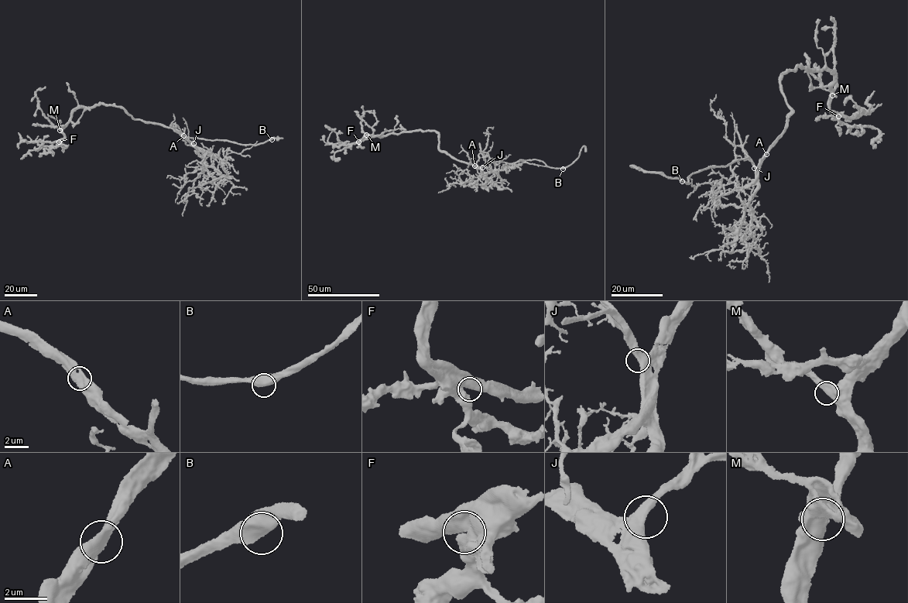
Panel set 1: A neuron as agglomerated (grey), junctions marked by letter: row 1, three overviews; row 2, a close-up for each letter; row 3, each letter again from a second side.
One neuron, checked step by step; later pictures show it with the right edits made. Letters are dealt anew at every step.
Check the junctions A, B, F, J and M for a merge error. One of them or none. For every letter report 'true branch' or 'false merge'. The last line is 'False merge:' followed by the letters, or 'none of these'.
A: true branch
B: true branch
F: true branch
J: true branch
M: true branch
False merge: none of these

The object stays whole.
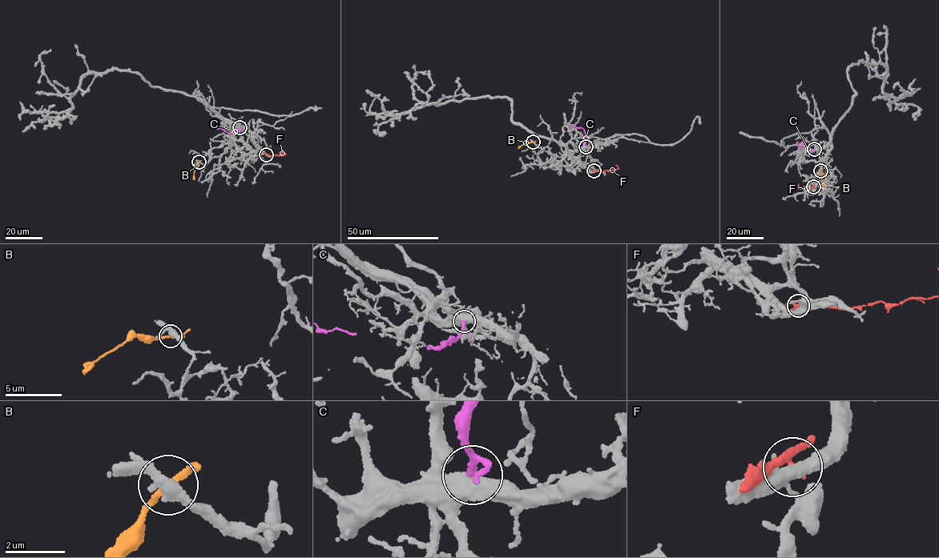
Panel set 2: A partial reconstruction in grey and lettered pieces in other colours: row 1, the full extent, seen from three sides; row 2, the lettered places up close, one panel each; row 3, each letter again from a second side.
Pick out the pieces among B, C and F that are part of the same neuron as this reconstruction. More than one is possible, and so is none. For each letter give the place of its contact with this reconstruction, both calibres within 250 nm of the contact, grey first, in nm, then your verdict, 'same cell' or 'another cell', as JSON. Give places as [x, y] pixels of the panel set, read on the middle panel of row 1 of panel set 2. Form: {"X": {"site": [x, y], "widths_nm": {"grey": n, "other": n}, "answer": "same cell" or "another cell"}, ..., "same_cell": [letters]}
{"B": {"site": [533, 142], "widths_nm": {"grey": 360, "other": 170}, "answer": "another cell"}, "C": {"site": [586, 146], "widths_nm": {"grey": 600, "other": 140}, "answer": "same cell"}, "F": {"site": [594, 170], "widths_nm": {"grey": 440, "other": 170}, "answer": "another cell"}, "same_cell": ["C"]}

